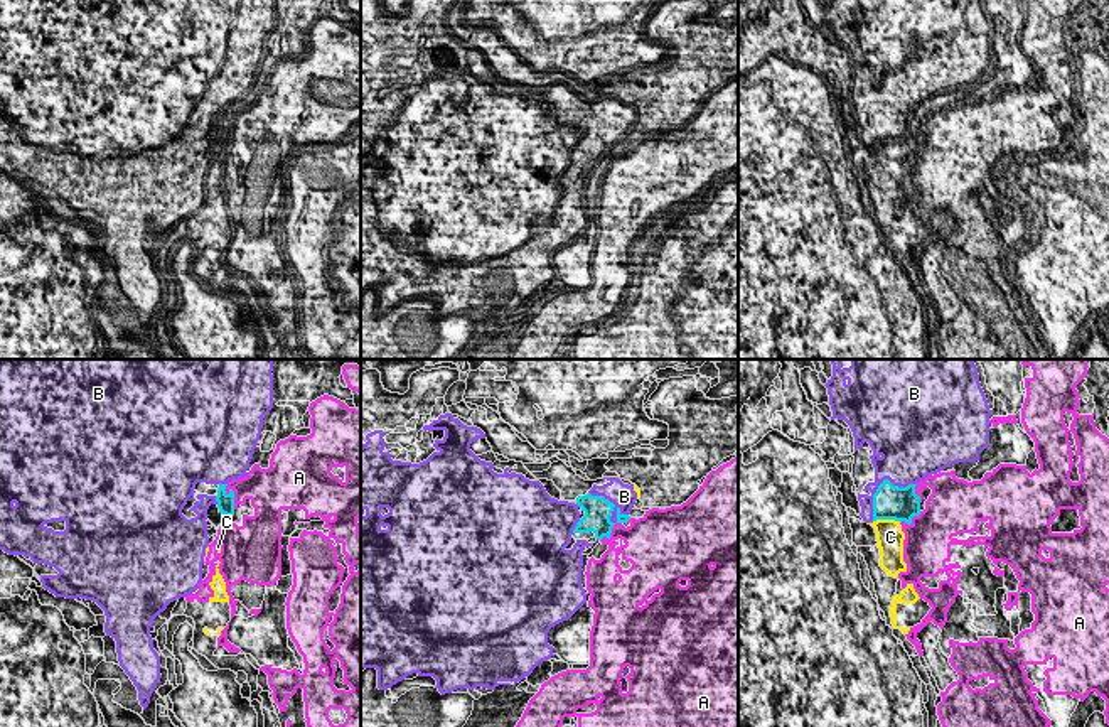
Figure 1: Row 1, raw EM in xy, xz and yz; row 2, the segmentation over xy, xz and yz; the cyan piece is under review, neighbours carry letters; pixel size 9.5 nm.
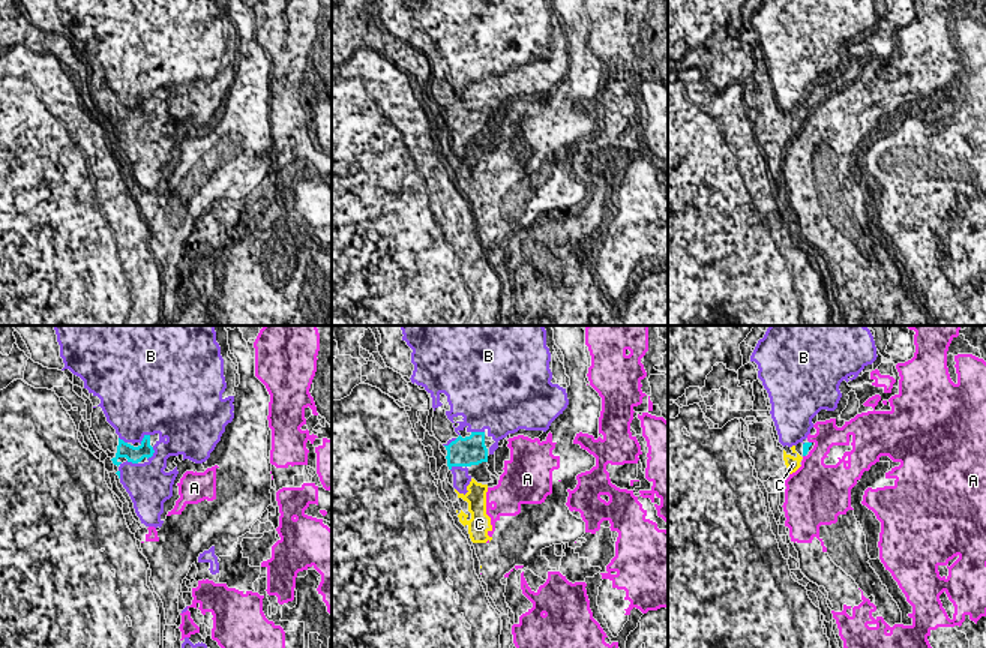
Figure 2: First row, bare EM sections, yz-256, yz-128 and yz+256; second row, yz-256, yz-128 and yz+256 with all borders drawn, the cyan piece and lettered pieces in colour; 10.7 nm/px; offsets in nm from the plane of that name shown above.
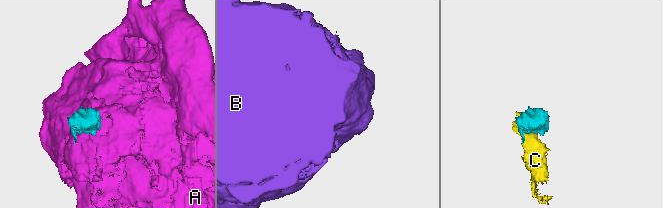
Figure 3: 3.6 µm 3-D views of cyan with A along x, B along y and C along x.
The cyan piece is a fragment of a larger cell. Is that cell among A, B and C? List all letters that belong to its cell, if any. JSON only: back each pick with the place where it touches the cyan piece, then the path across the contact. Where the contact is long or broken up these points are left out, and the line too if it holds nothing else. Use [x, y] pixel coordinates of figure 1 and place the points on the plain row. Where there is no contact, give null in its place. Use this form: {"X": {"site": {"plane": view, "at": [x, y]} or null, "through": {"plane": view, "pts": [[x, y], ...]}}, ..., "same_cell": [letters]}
{"B": {"site": {"plane": "xz", "at": [607, 122]}}, "same_cell": ["B"]}

